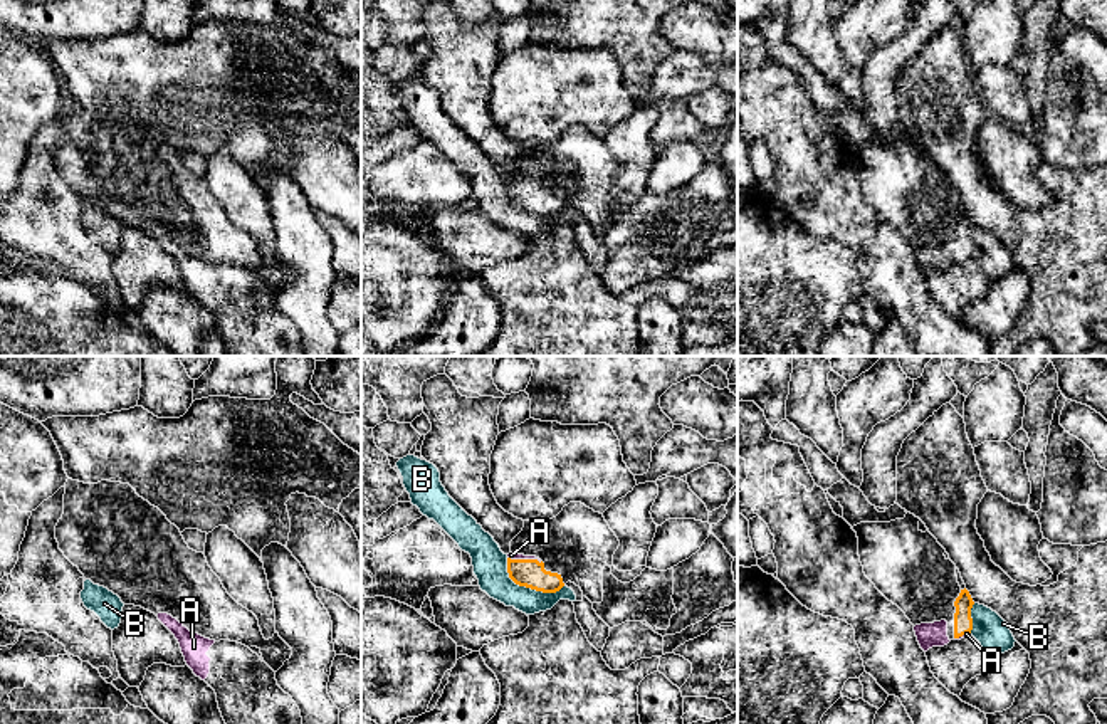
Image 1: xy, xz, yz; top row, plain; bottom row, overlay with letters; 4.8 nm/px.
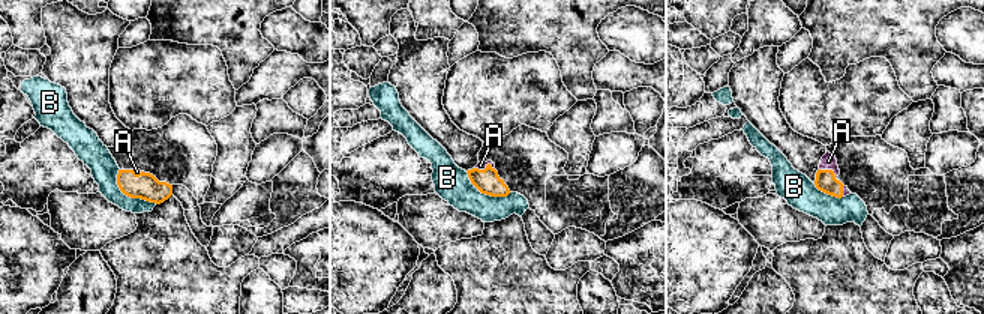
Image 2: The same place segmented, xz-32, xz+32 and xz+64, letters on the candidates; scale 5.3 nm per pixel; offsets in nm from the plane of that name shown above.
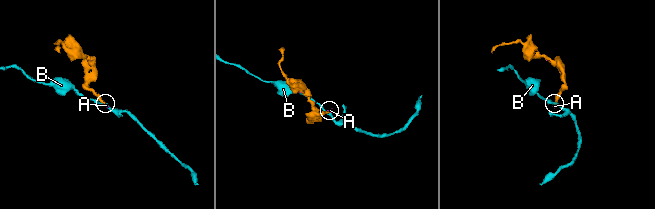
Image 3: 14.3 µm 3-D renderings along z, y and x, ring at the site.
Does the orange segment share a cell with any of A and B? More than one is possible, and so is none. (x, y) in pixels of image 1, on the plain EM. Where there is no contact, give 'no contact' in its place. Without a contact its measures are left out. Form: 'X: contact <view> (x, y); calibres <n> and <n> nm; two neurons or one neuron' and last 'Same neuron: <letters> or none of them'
A: contact xz (524, 183); calibres 140 and 30 nm; one neuron
B: contact xz (528, 210); calibres 140 and 160 nm; two neurons
Same neuron: A

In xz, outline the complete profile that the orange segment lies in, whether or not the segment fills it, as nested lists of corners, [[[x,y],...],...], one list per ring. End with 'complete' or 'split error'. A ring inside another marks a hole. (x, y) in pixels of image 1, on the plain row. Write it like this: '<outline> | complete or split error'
[[[509,176],[507,197],[516,208],[543,217],[556,217],[564,210],[561,198],[546,195],[536,180]]] | split error

